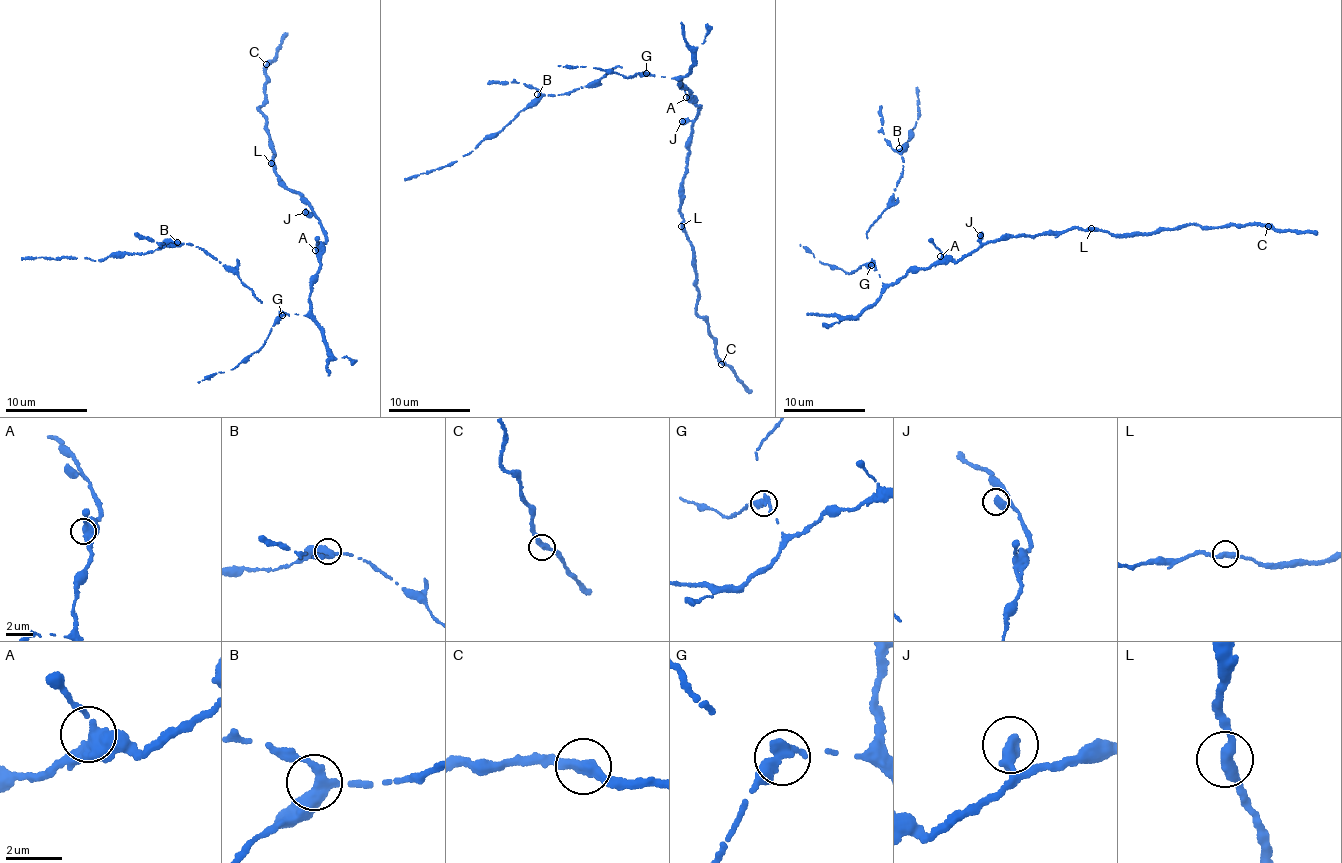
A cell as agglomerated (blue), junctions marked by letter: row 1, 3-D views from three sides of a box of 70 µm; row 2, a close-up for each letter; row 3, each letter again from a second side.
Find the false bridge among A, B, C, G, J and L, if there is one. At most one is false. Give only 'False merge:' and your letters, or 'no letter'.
False merge: G

